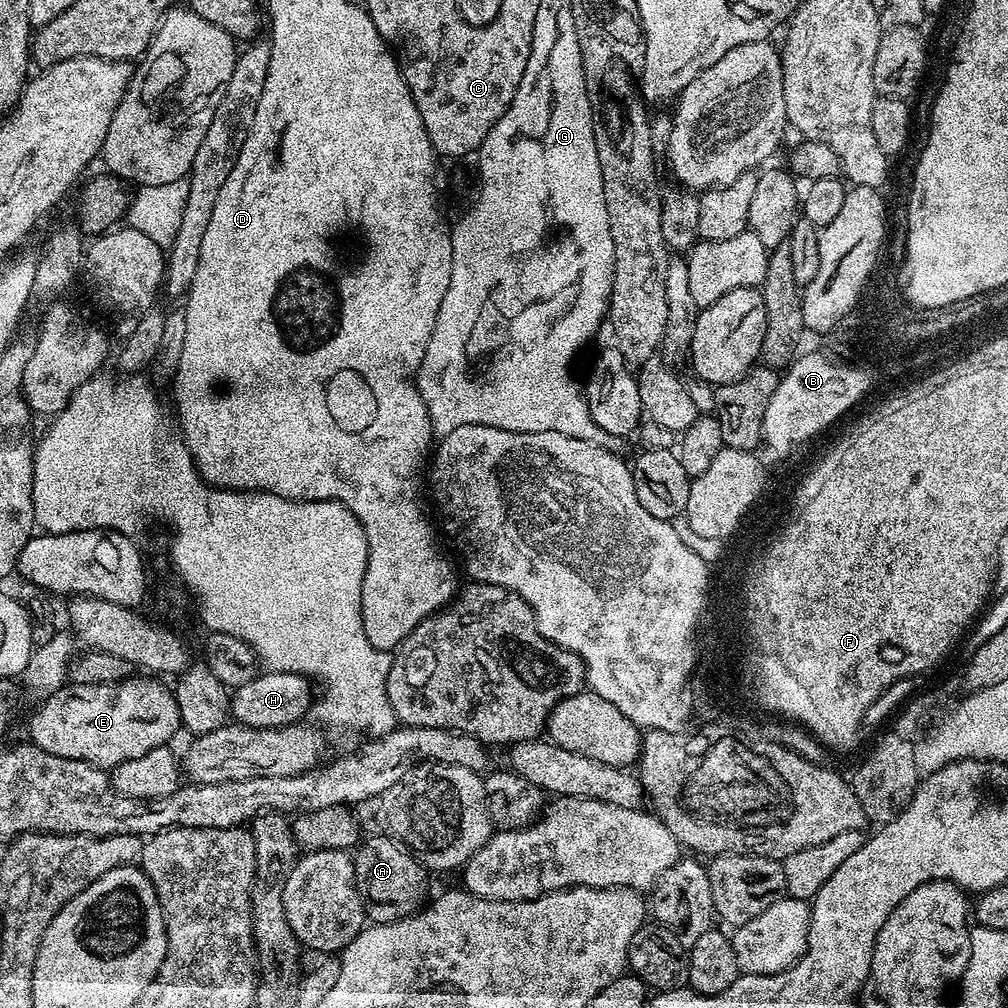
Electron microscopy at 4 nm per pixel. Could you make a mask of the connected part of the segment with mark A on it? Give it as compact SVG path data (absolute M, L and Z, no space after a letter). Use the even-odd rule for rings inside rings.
M387 834L361 839L354 849L352 861L358 894L364 903L365 917L373 924L389 924L405 920L420 911L424 900L426 869L403 844Z

